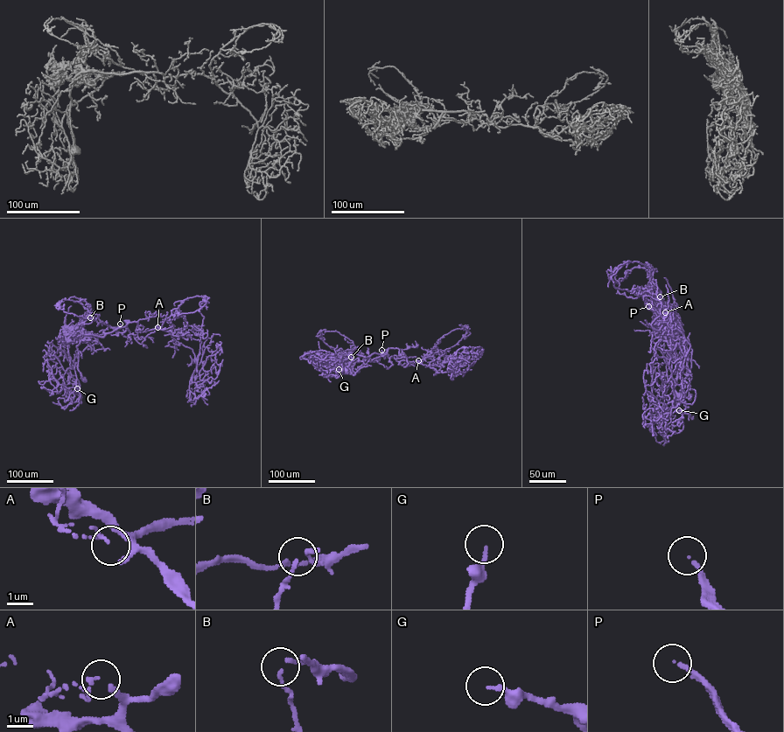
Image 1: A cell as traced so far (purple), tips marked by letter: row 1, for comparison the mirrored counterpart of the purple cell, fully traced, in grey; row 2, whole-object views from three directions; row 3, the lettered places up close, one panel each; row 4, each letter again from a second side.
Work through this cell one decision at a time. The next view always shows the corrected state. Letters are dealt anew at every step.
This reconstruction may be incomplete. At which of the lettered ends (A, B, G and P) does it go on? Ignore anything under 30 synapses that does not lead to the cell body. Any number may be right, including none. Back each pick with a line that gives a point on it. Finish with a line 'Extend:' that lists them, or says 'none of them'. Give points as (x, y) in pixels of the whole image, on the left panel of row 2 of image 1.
P: place (120, 324)
Extend: P

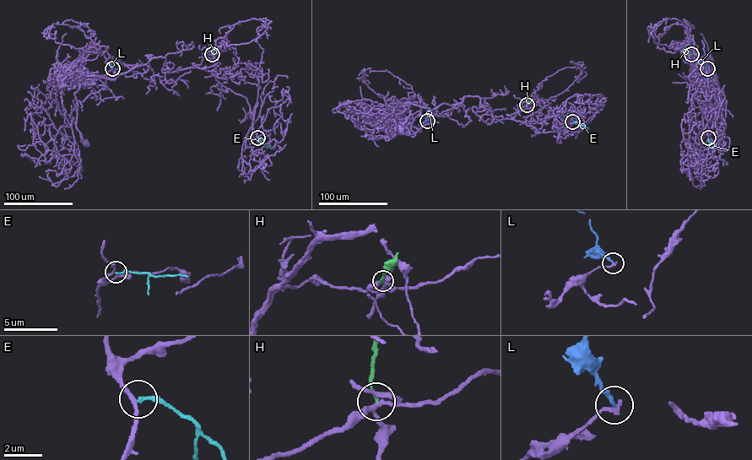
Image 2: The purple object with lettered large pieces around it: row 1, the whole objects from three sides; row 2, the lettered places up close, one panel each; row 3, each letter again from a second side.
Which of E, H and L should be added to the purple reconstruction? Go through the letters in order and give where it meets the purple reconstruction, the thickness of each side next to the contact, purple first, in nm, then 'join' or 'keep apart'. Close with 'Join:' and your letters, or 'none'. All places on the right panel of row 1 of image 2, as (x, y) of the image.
E: contact (708, 138); calibres 200 and 240 nm; keep apart
H: contact (691, 54); calibres 240 and 180 nm; keep apart
L: contact (707, 68); calibres 240 and 200 nm; keep apart
Join: none

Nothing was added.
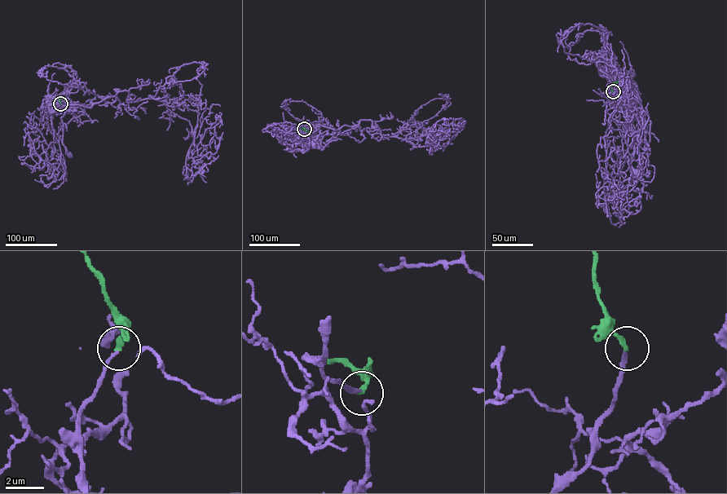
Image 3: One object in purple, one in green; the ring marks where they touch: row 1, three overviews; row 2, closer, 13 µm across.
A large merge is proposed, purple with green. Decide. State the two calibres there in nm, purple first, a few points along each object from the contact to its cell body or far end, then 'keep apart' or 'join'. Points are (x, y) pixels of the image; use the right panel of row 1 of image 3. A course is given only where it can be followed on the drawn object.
170/240 nm | purple via (612, 91), (609, 98), (613, 97), (614, 106), (624, 115), (633, 138), (634, 153), (631, 165), (640, 173) | green via (613, 91), (611, 84), (617, 80) | join

